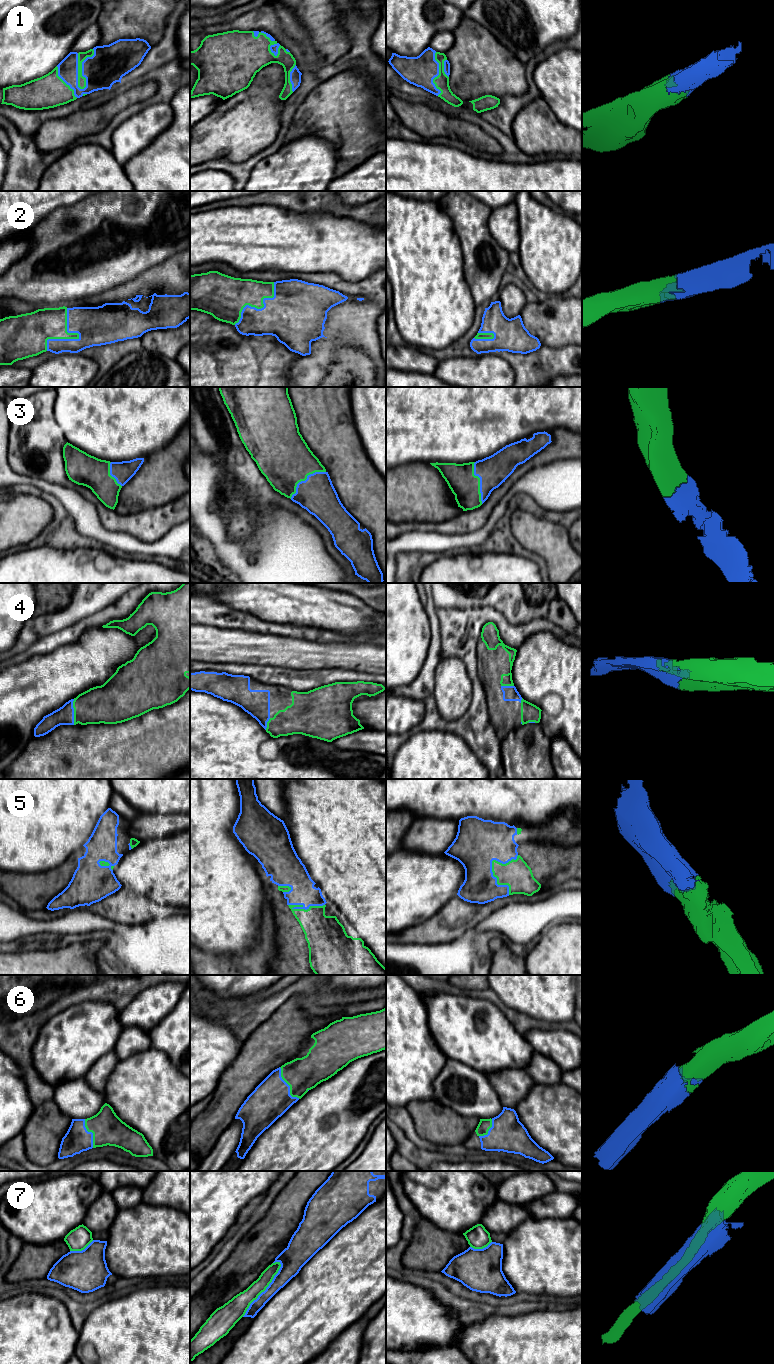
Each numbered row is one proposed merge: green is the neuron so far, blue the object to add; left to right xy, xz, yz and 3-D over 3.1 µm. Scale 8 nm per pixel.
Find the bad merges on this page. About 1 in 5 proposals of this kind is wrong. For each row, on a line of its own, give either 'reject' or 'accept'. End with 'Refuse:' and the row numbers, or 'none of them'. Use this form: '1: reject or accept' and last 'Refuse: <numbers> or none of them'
1: accept
2: accept
3: accept
4: accept
5: accept
6: accept
7: reject
Refuse: 7

